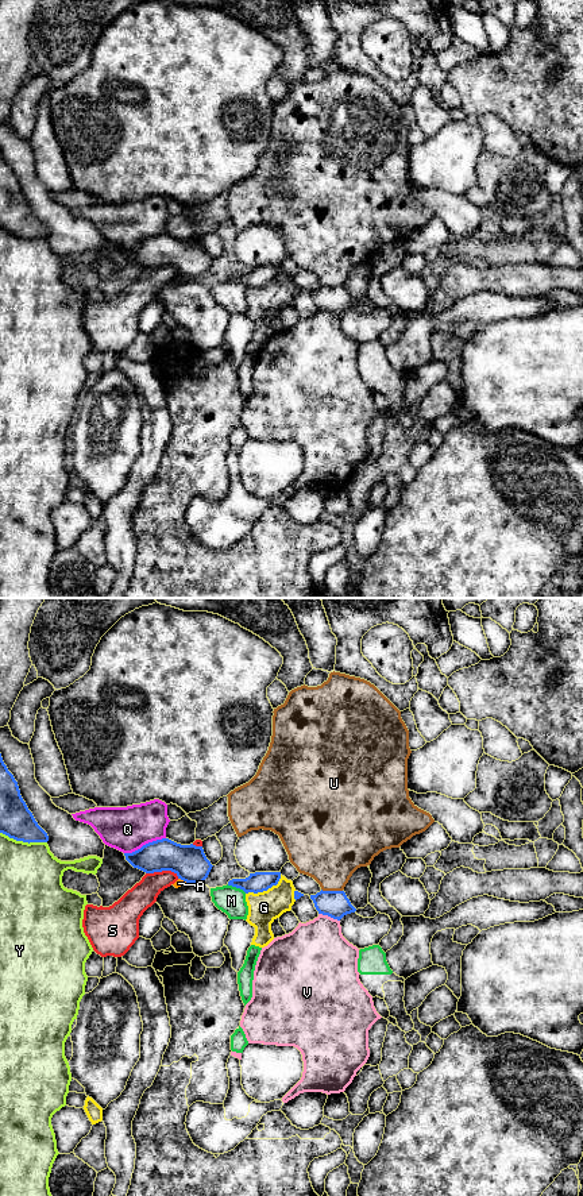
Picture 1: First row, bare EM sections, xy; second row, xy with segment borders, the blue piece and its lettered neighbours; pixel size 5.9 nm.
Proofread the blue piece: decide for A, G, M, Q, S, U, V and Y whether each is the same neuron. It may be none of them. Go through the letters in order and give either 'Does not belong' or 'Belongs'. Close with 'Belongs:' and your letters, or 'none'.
A: Does not belong
G: Does not belong
M: Does not belong
Q: Does not belong
S: Does not belong
U: Does not belong
V: Does not belong
Y: Does not belong
Belongs: none

